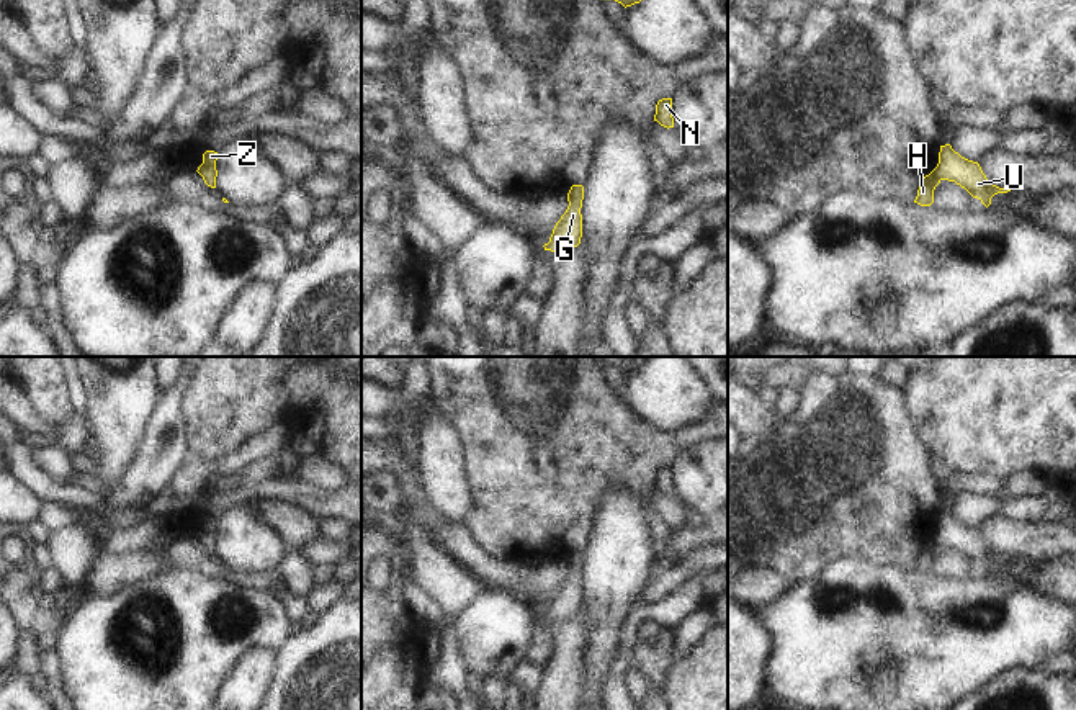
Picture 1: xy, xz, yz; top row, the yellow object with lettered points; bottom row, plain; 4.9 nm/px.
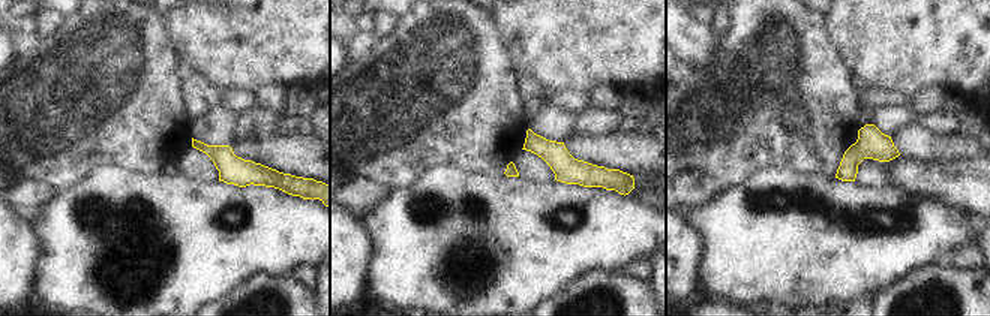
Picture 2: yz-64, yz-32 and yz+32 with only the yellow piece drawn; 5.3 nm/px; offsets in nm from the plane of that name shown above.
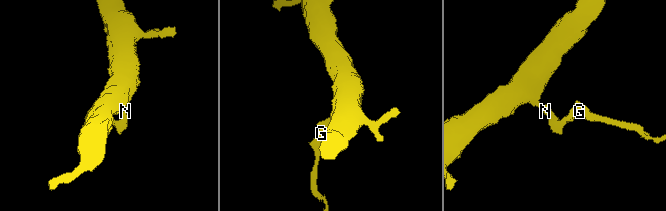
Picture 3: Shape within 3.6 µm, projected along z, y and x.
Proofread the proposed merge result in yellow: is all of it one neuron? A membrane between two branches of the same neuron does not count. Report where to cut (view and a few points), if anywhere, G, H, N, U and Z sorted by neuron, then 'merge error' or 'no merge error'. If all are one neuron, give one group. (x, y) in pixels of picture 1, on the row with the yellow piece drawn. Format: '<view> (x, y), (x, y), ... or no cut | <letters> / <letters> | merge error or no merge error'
no cut | G H N U Z | no merge error

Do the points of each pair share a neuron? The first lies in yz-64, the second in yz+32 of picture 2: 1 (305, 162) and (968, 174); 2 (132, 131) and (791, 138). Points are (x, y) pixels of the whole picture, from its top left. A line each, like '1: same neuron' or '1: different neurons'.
1: different neurons
2: same neuron

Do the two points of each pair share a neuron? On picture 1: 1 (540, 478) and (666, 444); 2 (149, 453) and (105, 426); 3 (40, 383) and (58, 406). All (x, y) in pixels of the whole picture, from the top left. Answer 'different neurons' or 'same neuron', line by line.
1: same neuron
2: different neurons
3: same neuron

